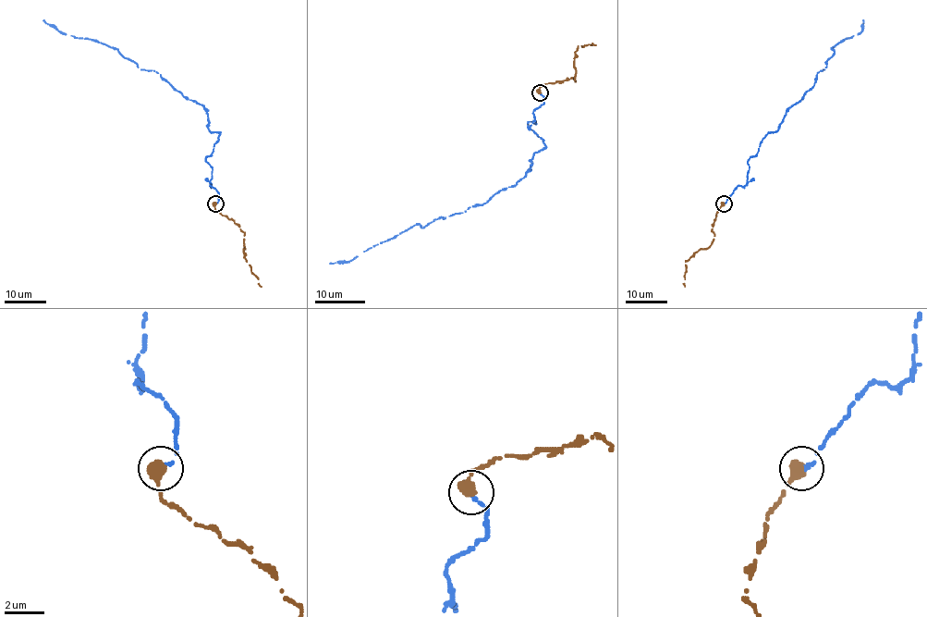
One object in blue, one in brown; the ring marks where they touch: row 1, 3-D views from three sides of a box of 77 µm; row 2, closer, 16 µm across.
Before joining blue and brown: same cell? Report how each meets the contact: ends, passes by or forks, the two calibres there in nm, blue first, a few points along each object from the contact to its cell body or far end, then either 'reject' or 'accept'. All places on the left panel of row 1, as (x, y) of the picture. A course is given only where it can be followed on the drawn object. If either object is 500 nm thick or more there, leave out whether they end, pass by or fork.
240 nm thick on the blue side, 550 nm on the other; blue runs (214, 203), (205, 156), (220, 133), (209, 129), (206, 110), (116, 49), (43, 19); brown runs (214, 203), (214, 209), (233, 220), (245, 233), (246, 260), (262, 286); accept

